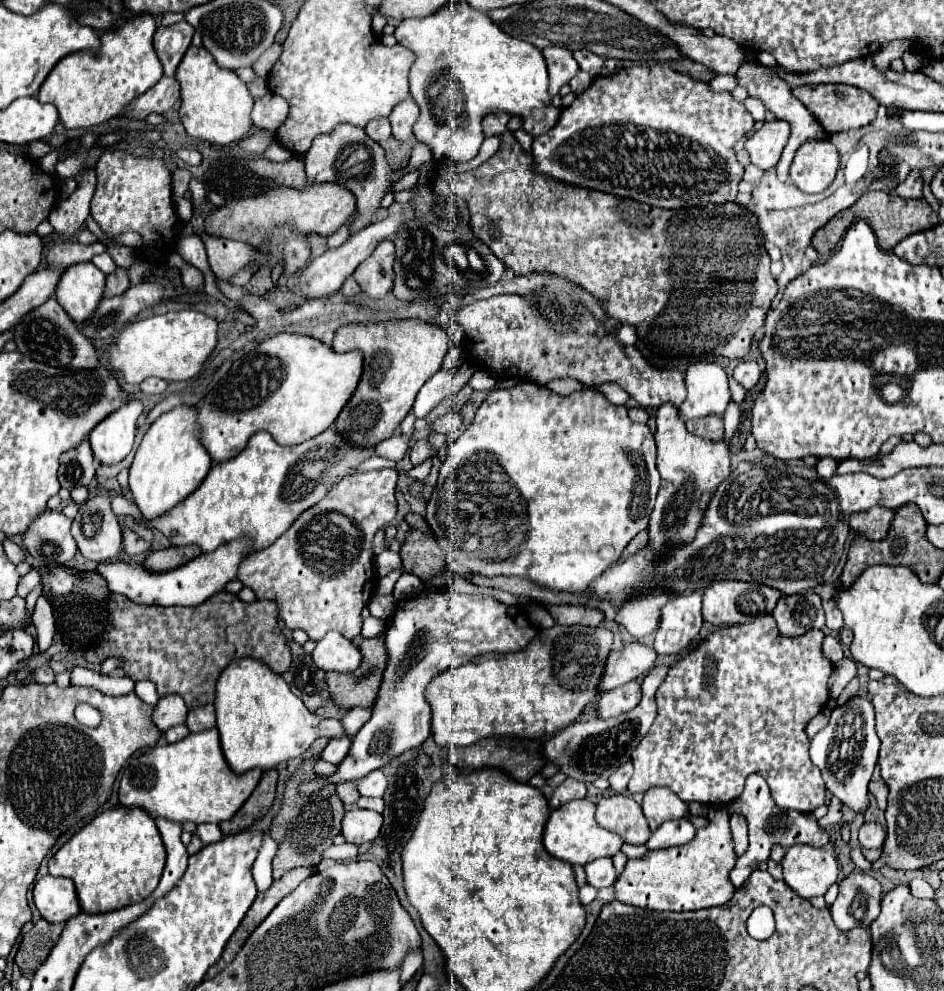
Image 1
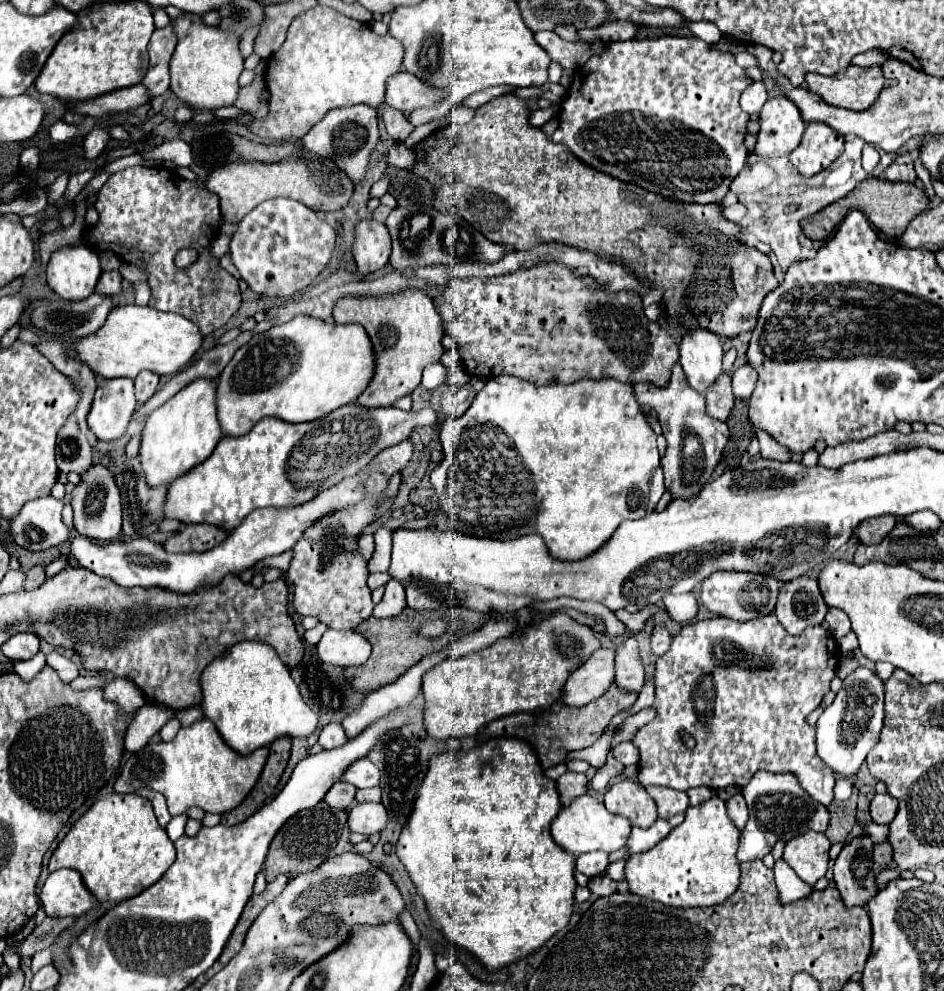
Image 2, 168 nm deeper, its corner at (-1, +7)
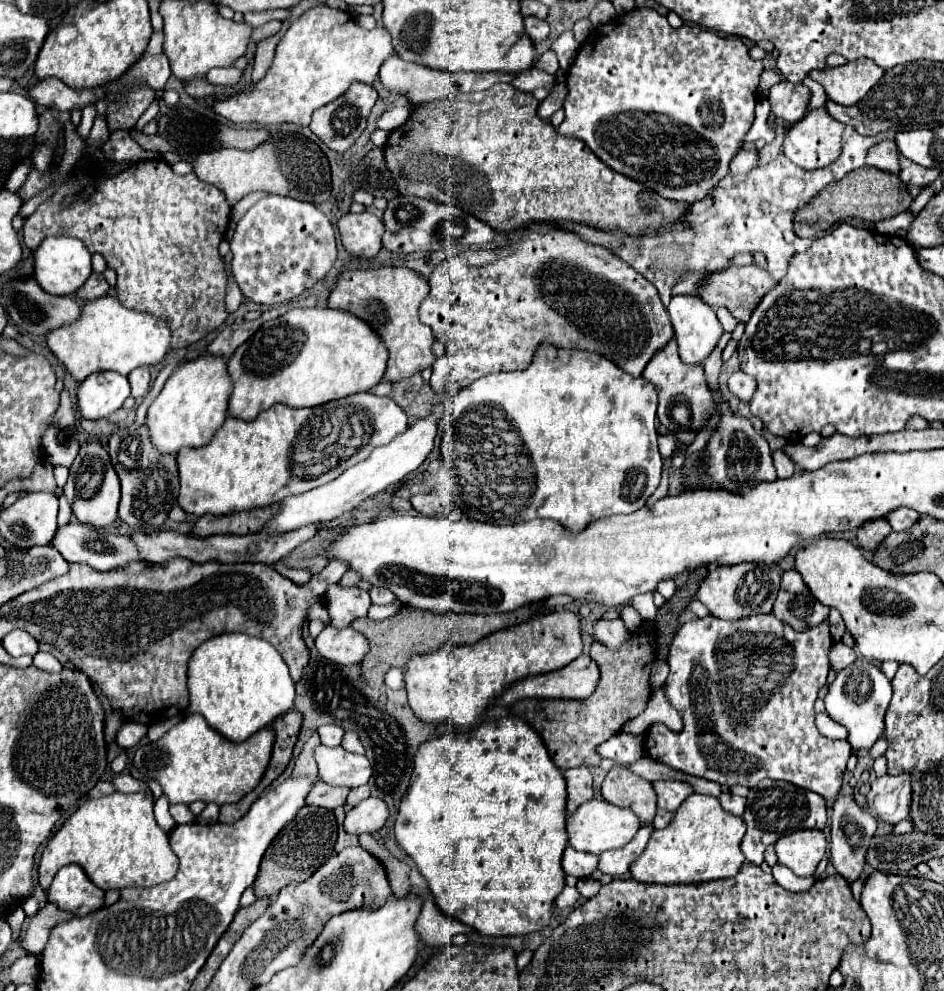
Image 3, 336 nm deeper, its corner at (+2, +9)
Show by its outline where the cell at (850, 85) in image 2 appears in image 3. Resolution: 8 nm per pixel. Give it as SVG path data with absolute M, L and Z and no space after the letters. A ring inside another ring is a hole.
M856 59L842 67L826 67L810 73L810 77L824 87L828 99L840 105L858 103L882 75L884 69L872 59Z

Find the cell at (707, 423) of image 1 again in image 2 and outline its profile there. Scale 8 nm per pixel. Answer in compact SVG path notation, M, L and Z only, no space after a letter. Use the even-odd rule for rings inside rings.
M723 371L715 379L715 383L705 391L705 399L707 399L707 413L713 419L725 421L729 411L733 409L733 401L735 401L735 395L731 391L731 375Z

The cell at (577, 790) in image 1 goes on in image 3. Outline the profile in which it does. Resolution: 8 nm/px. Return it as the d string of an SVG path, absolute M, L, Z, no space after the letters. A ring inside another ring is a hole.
M574 767L574 769L566 769L564 771L564 779L566 779L566 793L568 793L568 801L566 801L566 813L574 813L584 801L592 799L594 791L592 791L592 775L590 771L584 767Z

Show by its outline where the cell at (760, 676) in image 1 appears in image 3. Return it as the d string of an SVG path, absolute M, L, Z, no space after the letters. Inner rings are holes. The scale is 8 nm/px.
M772 613L752 615L736 621L724 621L718 617L704 617L684 623L668 649L670 675L664 683L666 699L684 719L684 731L672 733L666 725L654 723L646 733L646 755L676 769L686 775L716 781L722 787L746 785L754 787L762 779L790 781L802 789L814 791L824 799L836 799L842 787L842 775L846 771L846 761L852 755L846 741L832 741L820 735L814 723L814 701L822 685L826 685L826 675L830 671L828 651L832 647L832 637L828 623L820 623L802 633L794 631L790 625L778 621ZM734 681L734 697L722 695L726 683Z

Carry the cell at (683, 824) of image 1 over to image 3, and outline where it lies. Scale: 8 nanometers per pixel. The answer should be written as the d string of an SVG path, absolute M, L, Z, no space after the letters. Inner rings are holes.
M642 825L642 827L638 829L638 833L634 835L634 839L632 839L628 845L624 845L624 847L620 847L620 849L610 849L610 851L602 853L602 855L600 855L600 865L598 865L598 869L600 869L602 873L612 875L614 879L620 877L620 875L626 875L628 869L630 869L630 865L634 863L634 859L646 849L652 831L654 831L652 825Z

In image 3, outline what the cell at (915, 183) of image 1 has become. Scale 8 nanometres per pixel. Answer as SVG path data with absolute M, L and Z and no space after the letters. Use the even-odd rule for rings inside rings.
M882 141L874 145L866 155L866 165L886 171L886 173L900 173L900 151L894 141Z

